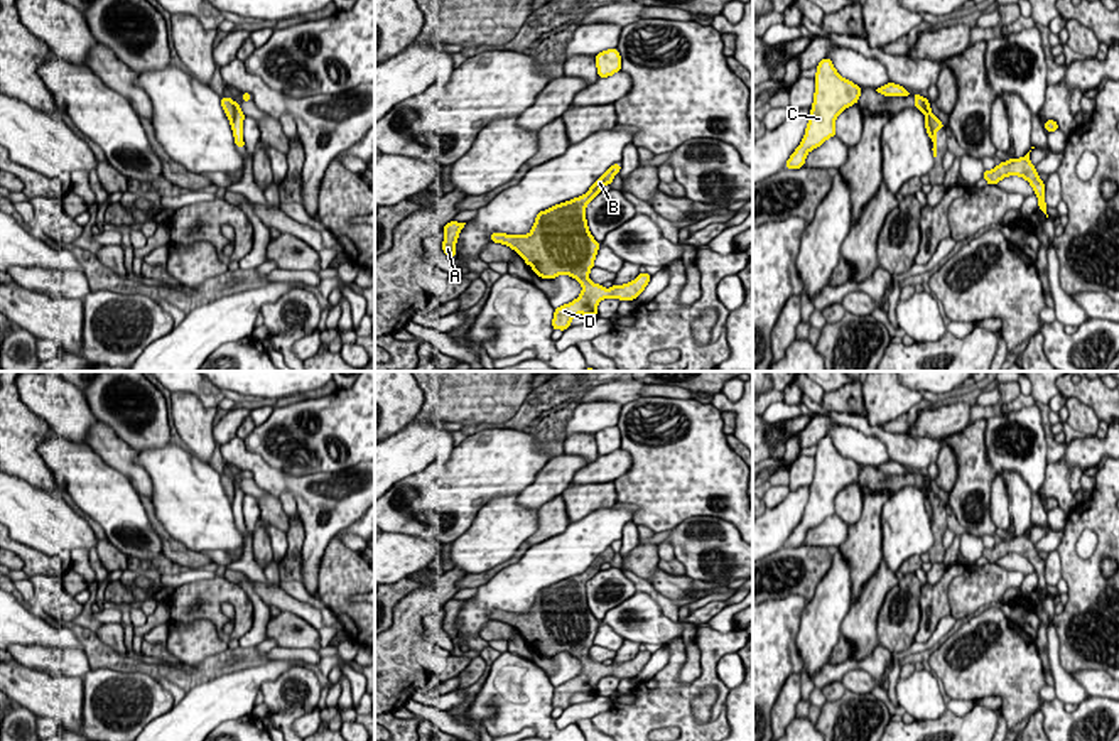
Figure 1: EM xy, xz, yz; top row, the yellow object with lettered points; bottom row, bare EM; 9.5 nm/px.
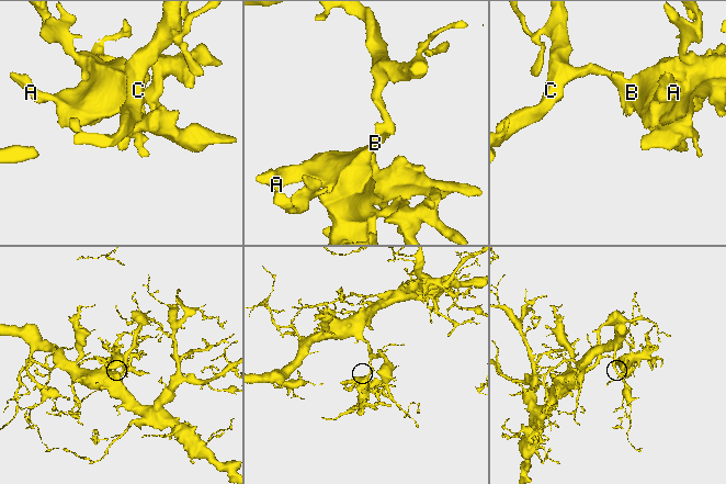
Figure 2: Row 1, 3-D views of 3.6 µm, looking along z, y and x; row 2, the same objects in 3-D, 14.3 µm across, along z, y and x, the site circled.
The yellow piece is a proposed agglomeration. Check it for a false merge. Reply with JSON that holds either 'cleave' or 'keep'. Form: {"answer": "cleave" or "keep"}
{"answer": "cleave"}

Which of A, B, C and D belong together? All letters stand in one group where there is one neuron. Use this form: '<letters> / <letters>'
A B D / C

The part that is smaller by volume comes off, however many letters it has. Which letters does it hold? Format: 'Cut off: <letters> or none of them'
Cut off: A, B, D

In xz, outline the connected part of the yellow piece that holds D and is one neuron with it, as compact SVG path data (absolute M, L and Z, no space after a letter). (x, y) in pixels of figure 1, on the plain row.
M608 547L584 574L540 589L528 613L495 609L489 614L491 619L513 626L538 655L555 657L565 652L582 663L576 679L554 689L552 707L569 707L572 695L577 692L596 695L597 682L603 677L635 679L651 657L648 650L638 652L633 660L611 663L608 668L604 663L589 658L601 623L589 611L586 584L613 557L614 550Z

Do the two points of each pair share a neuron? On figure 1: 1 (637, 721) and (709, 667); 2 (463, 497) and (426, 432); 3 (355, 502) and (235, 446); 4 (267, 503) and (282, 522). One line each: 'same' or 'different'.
1: same
2: different
3: same
4: same

